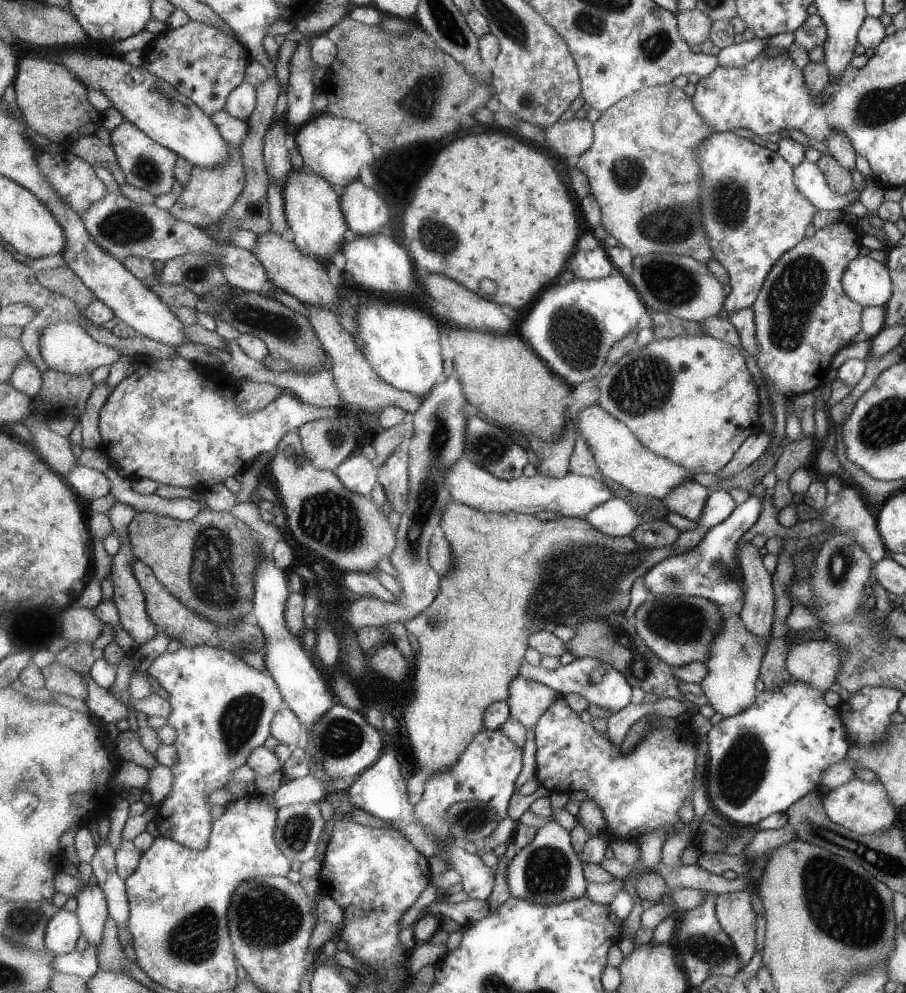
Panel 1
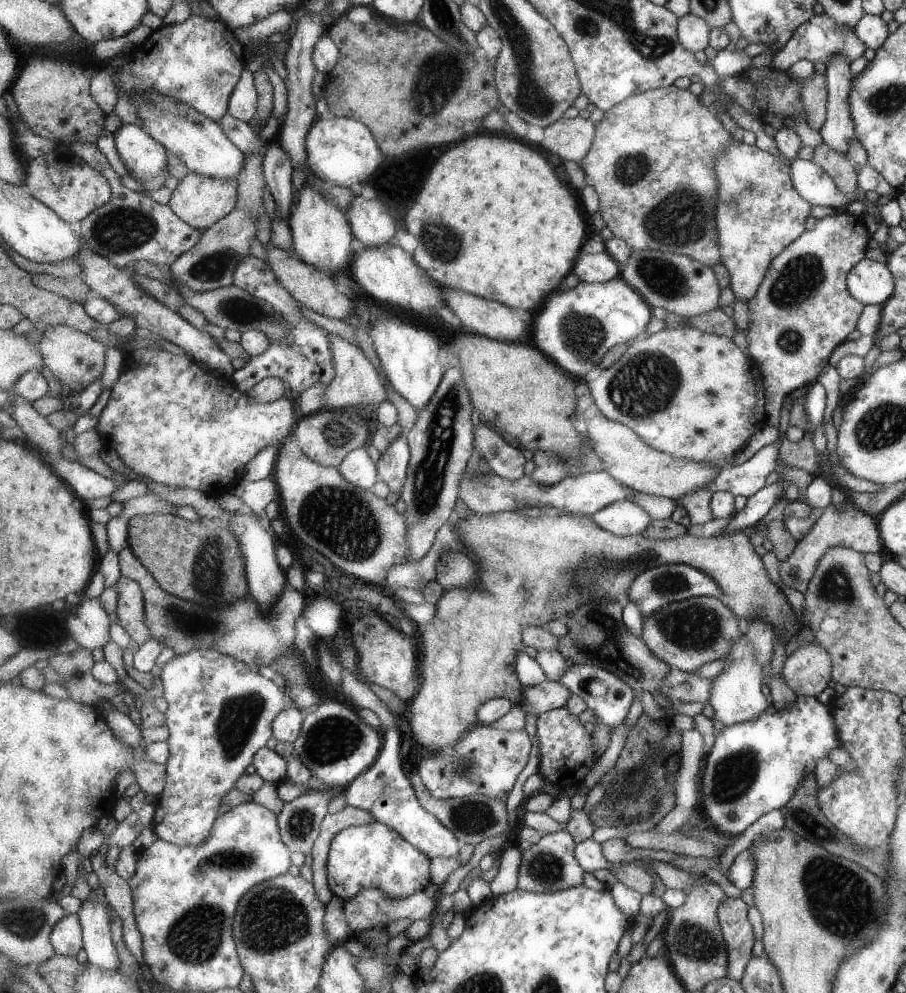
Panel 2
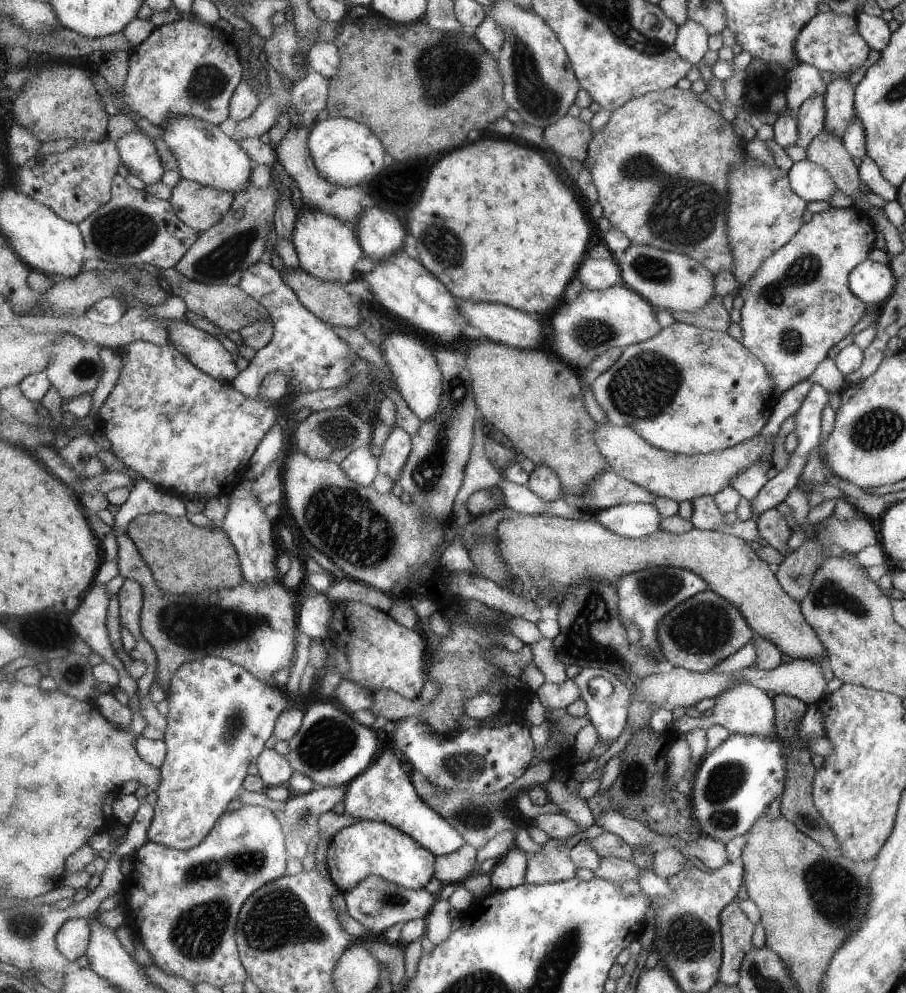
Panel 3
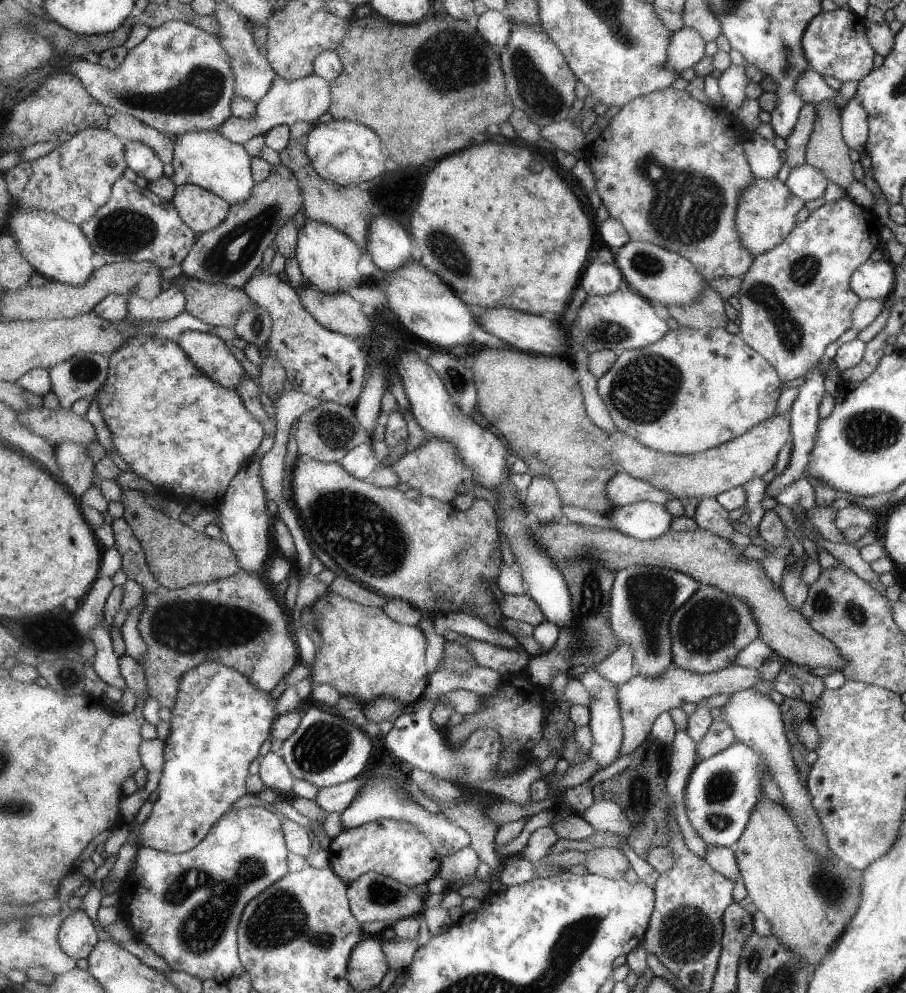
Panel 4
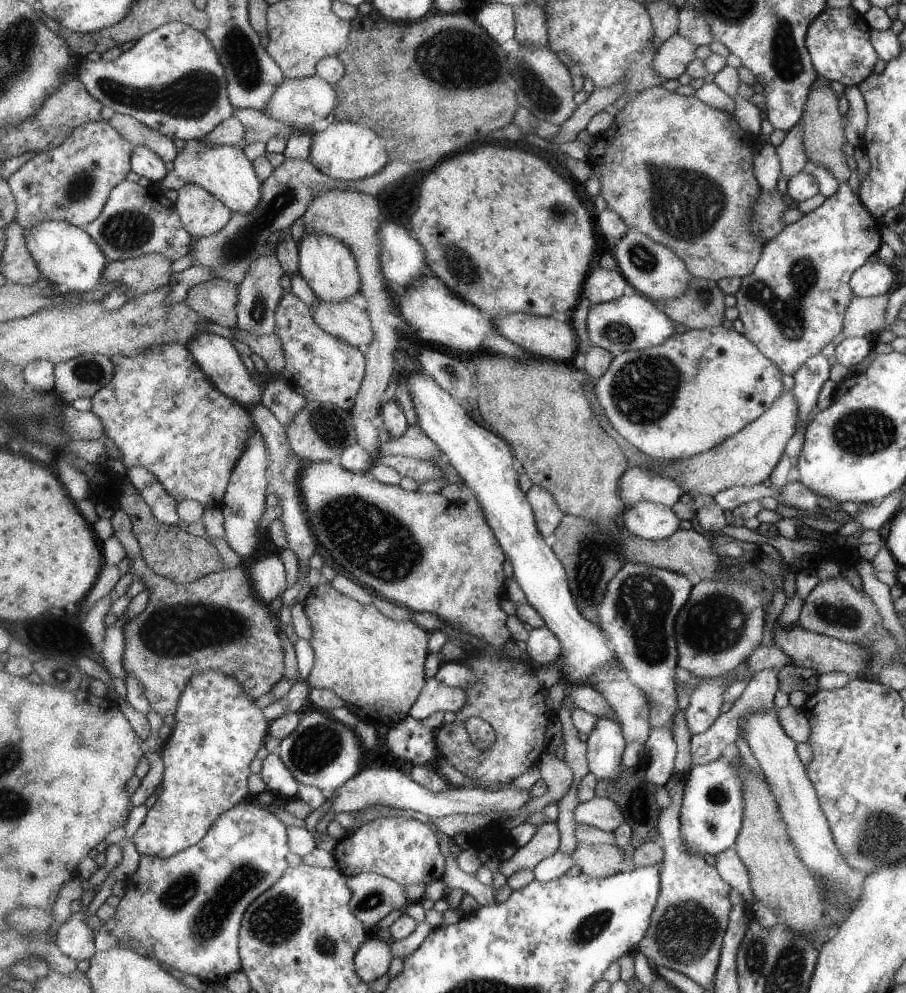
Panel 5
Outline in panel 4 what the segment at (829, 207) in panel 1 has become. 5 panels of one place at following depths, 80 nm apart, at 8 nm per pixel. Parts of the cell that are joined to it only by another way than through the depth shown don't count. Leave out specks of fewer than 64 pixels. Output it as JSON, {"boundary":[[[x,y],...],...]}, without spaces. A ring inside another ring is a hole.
{"boundary":[[[807,163],[794,166],[784,181],[793,195],[804,201],[821,197],[826,182],[824,174],[818,168],[809,166]]]}

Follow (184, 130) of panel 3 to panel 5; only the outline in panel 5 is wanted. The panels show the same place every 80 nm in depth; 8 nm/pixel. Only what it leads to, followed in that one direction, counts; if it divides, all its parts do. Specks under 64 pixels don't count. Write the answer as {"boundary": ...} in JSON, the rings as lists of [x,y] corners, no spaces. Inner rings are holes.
{"boundary":[[[201,139],[187,141],[173,163],[172,170],[168,172],[161,184],[155,184],[161,190],[178,191],[186,184],[196,184],[208,189],[219,200],[224,201],[233,213],[250,213],[260,203],[264,184],[259,180],[253,162],[247,158],[242,147],[214,145],[213,143],[204,143]]]}

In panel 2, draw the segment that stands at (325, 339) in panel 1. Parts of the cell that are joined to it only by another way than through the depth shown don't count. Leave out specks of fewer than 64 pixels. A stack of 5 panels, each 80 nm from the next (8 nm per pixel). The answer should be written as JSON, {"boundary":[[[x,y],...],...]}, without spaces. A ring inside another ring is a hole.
{"boundary":[[[331,334],[331,348],[333,348],[333,362],[338,371],[333,382],[325,390],[325,406],[323,409],[344,410],[350,406],[373,406],[375,403],[381,405],[381,402],[389,400],[387,390],[385,390],[385,380],[373,366],[373,362],[365,356],[365,352],[351,344],[349,340]]]}

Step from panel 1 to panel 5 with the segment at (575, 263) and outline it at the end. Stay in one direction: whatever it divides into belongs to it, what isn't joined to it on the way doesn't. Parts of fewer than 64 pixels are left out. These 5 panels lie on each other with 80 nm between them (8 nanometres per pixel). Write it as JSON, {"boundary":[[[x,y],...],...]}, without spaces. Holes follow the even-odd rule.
{"boundary":[[[597,266],[588,274],[583,296],[591,303],[604,303],[615,300],[629,291],[629,282],[619,269]]]}

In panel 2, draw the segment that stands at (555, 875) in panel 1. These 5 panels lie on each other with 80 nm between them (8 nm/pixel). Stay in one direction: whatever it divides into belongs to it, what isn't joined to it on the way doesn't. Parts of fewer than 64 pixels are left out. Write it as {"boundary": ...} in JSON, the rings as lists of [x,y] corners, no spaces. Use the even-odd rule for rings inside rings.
{"boundary":[[[566,829],[545,834],[539,843],[523,851],[523,866],[519,870],[517,887],[529,892],[553,892],[584,884],[586,871],[581,864],[580,847],[575,843],[575,838]]]}

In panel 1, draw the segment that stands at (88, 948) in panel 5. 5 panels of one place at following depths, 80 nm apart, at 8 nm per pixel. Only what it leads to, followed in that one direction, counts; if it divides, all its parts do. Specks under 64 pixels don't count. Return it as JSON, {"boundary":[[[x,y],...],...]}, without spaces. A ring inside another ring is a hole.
{"boundary":[[[59,909],[46,928],[46,947],[56,955],[72,953],[77,948],[81,934],[83,935],[82,924],[76,911]]]}

